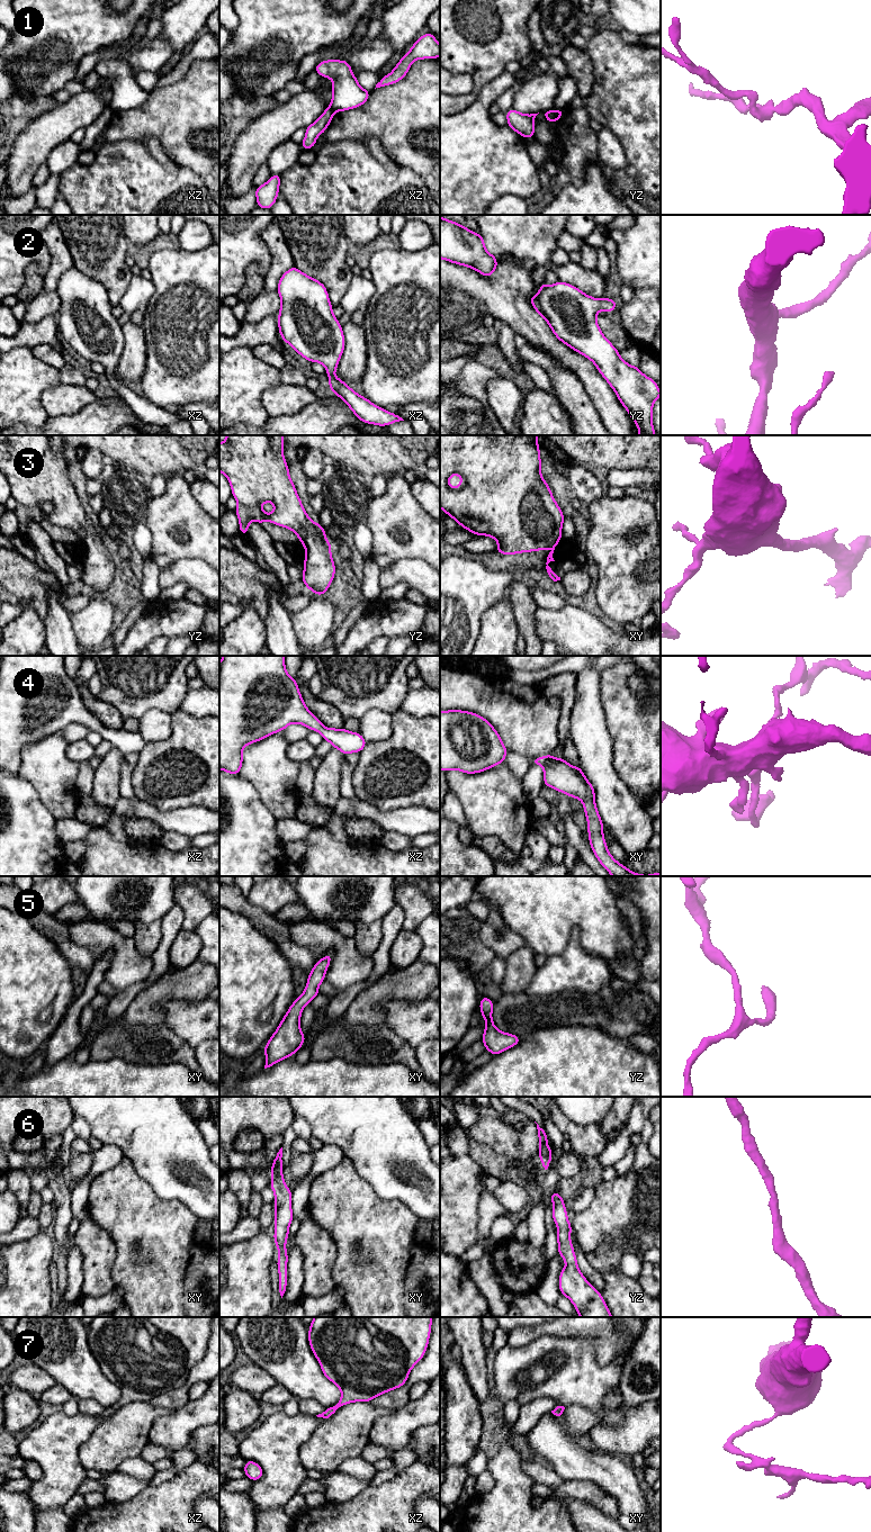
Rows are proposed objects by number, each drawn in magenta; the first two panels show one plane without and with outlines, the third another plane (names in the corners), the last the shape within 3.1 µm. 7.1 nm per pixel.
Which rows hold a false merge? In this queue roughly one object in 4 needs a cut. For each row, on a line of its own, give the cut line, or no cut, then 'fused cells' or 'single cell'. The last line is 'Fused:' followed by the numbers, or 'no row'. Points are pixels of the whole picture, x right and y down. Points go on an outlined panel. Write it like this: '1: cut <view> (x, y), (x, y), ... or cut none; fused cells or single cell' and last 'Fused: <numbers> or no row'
1: cut yz (554, 110), (555, 119); fused cells
2: cut none; single cell
3: cut none; single cell
4: cut none; single cell
5: cut none; single cell
6: cut none; single cell
7: cut none; single cell
Fused: 1

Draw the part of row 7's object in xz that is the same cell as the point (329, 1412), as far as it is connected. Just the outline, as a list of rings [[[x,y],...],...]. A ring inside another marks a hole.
[[[314,1317],[308,1331],[312,1352],[320,1362],[323,1375],[342,1393],[336,1405],[316,1416],[329,1418],[349,1403],[369,1403],[381,1394],[404,1386],[412,1368],[425,1354],[432,1319],[433,1317]]]

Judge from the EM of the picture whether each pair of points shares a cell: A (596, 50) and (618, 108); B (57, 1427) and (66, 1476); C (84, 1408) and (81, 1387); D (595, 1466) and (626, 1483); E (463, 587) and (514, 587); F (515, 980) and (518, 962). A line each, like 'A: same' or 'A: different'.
A: same
B: same
C: different
D: same
E: different
F: same

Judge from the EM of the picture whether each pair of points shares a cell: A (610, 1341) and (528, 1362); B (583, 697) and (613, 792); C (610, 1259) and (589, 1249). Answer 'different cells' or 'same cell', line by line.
A: different cells
B: same cell
C: same cell

